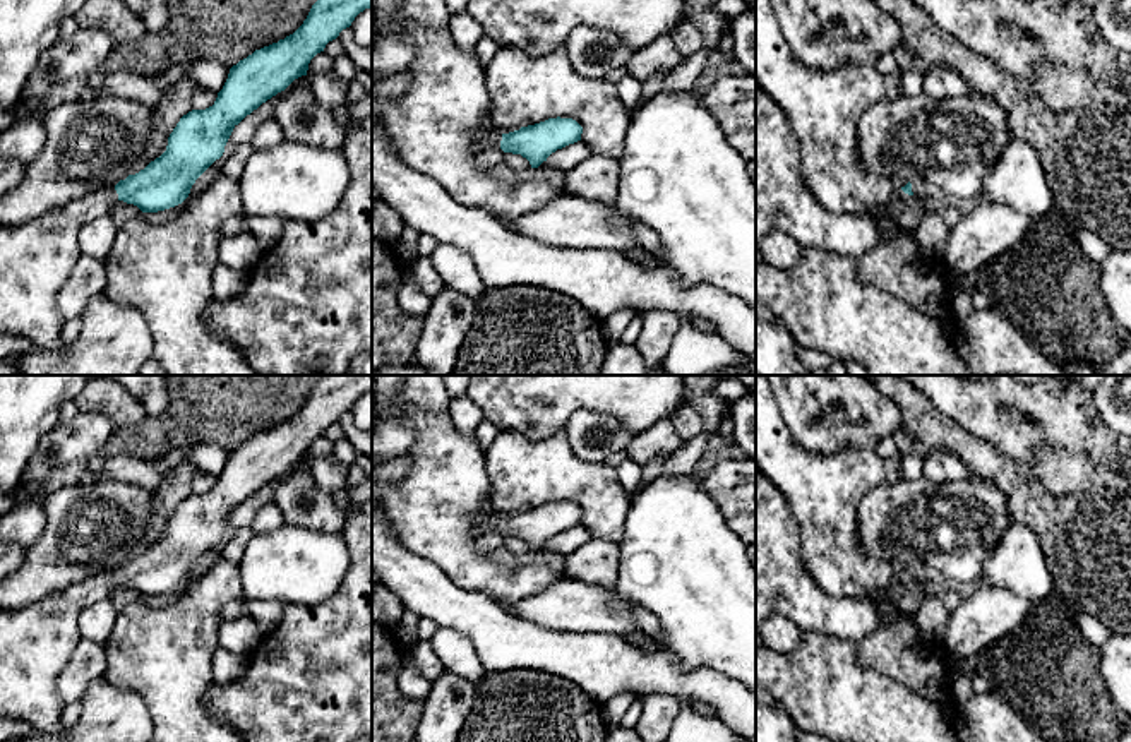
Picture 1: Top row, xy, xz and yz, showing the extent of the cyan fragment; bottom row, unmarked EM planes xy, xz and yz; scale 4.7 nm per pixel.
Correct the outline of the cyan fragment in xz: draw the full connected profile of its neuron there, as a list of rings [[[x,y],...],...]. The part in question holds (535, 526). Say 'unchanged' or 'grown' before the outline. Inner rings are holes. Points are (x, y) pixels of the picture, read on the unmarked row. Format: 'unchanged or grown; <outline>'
grown; [[[557,500],[509,518],[497,512],[480,518],[473,526],[473,535],[480,538],[500,531],[504,536],[521,538],[531,552],[538,552],[557,533],[581,524],[581,518],[583,511],[576,504]]]

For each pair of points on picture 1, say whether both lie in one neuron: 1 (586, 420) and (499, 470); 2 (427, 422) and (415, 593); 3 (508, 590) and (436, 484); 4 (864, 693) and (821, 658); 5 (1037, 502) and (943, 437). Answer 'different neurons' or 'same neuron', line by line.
1: different neurons
2: different neurons
3: same neuron
4: same neuron
5: same neuron

